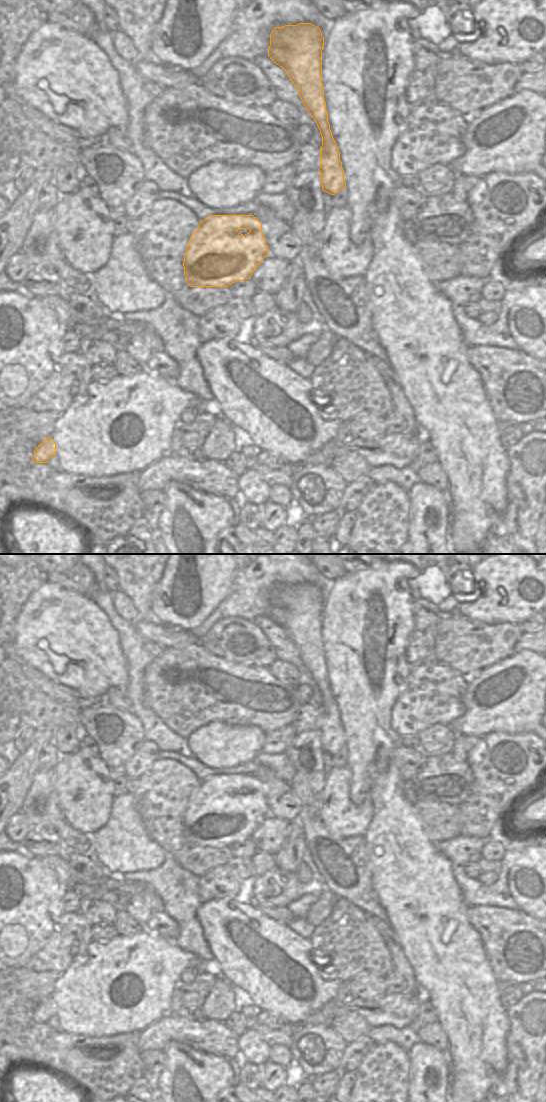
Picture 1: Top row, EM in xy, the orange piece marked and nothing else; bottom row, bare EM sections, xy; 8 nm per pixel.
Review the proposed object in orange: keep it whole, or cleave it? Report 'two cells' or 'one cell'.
one cell

